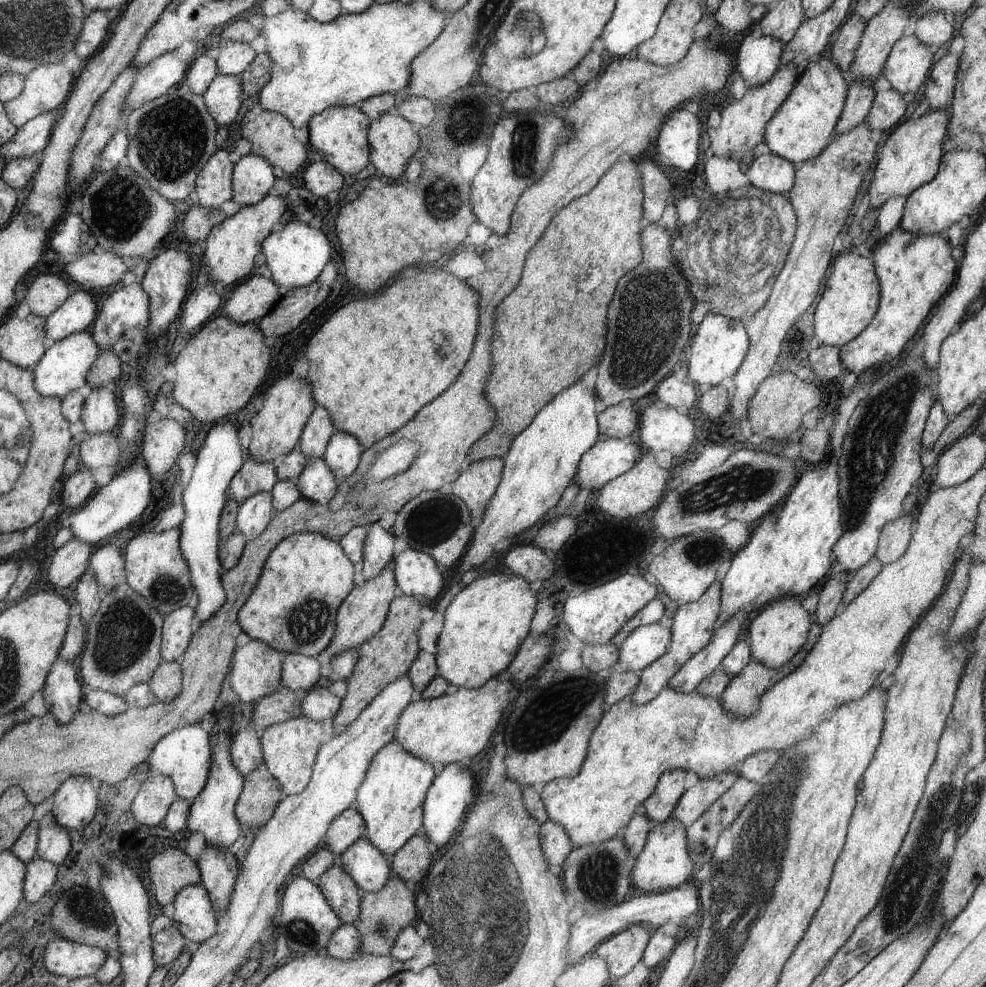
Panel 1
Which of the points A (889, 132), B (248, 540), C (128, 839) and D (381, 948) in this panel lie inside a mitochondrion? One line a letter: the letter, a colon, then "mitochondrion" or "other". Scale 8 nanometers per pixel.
A: other
B: other
C: other
D: other

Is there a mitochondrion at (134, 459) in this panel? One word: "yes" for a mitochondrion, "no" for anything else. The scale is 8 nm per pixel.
no

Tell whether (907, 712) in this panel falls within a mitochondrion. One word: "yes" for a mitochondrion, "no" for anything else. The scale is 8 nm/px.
no

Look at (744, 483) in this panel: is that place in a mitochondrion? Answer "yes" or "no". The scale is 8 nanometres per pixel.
yes

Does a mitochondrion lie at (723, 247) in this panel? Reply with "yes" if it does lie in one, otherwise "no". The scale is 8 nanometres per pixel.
yes

